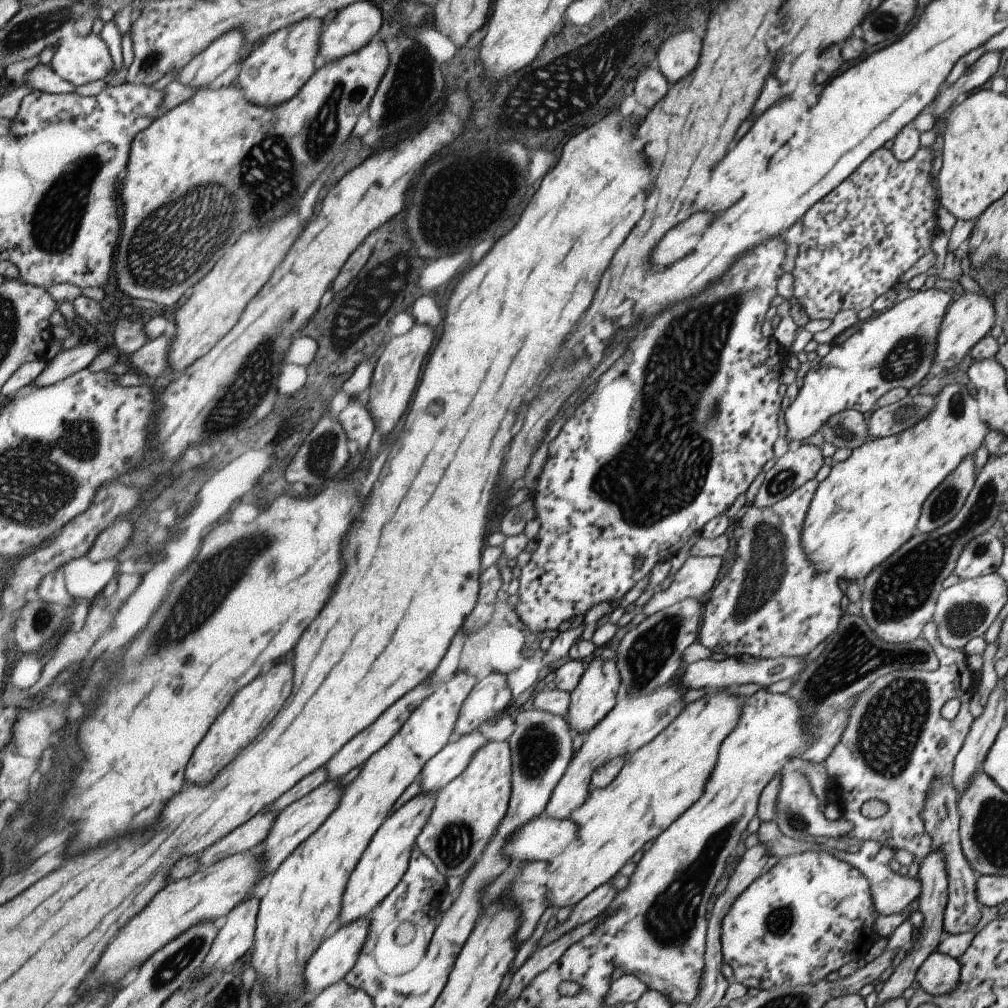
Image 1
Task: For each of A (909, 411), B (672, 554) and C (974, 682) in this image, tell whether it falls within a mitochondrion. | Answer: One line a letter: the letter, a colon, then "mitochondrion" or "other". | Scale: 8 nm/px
A: mitochondrion
B: other
C: other

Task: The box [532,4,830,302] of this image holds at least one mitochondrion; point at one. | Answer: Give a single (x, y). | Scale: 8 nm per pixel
(588, 55)

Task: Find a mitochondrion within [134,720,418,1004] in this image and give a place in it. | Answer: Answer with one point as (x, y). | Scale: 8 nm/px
(165, 973)

